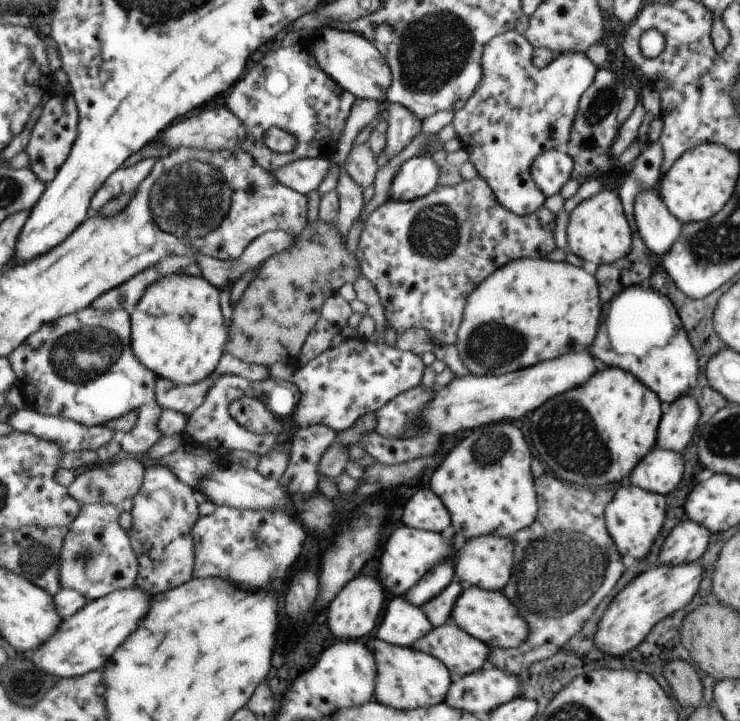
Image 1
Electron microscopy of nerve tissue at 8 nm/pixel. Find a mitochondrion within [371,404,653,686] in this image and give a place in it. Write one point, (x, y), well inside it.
(560, 571)

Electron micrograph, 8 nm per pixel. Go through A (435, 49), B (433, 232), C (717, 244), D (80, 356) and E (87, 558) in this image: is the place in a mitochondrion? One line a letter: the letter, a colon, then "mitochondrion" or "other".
A: mitochondrion
B: mitochondrion
C: mitochondrion
D: mitochondrion
E: mitochondrion

